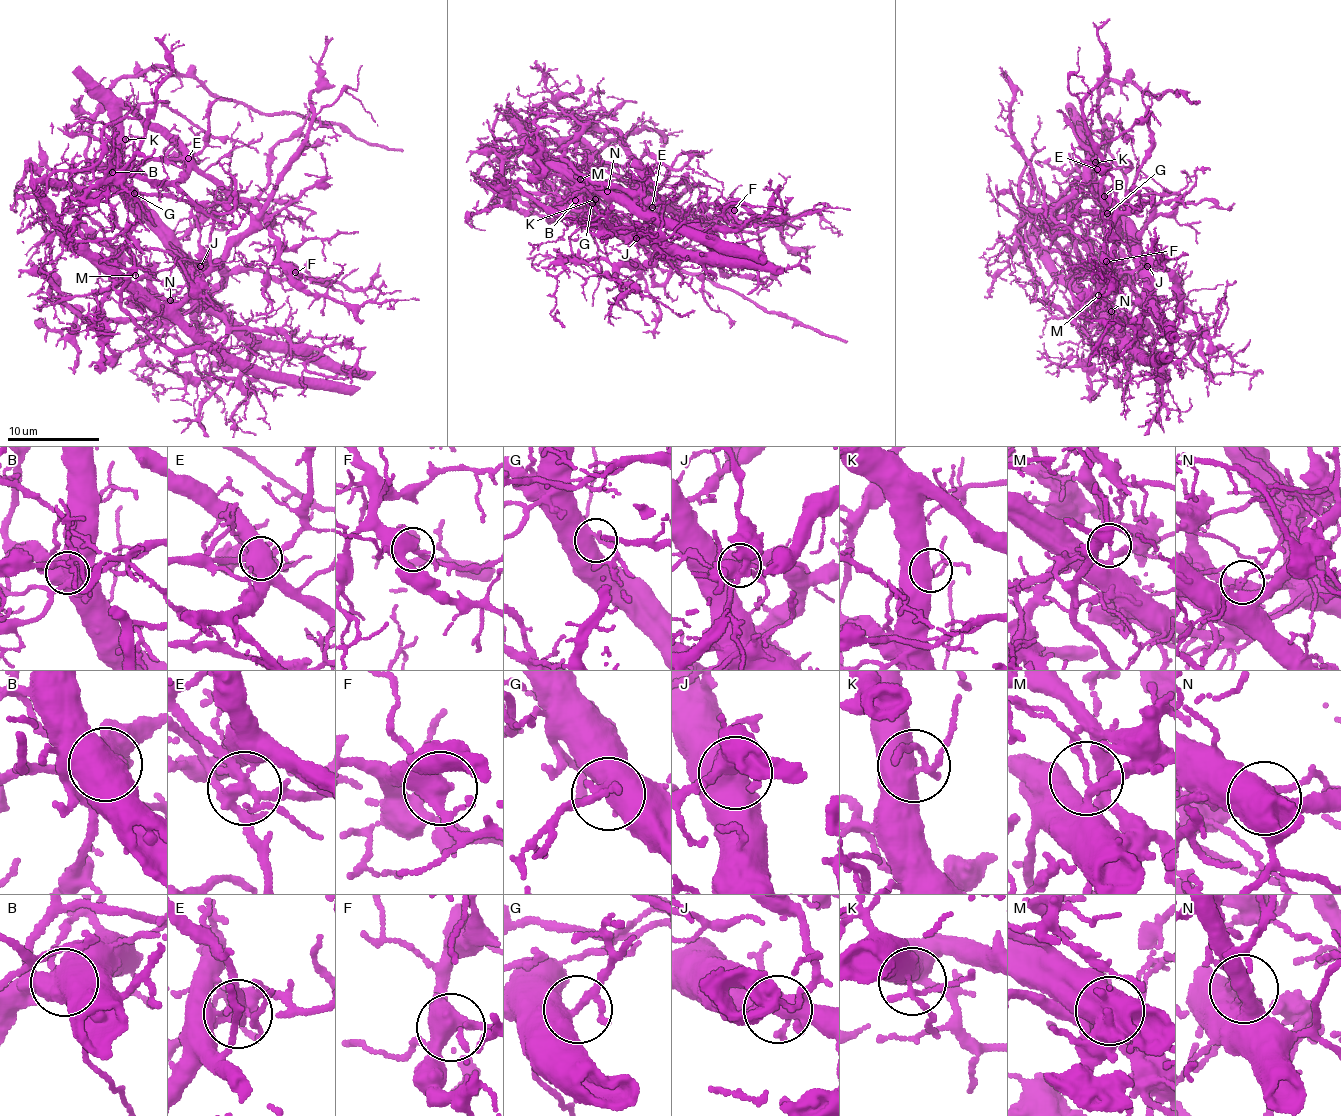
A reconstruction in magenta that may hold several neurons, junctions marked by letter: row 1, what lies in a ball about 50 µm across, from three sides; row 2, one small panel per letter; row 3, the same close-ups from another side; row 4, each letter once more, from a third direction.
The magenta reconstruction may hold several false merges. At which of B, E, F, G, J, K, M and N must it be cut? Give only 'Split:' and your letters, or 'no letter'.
Split: B, E, M, N

